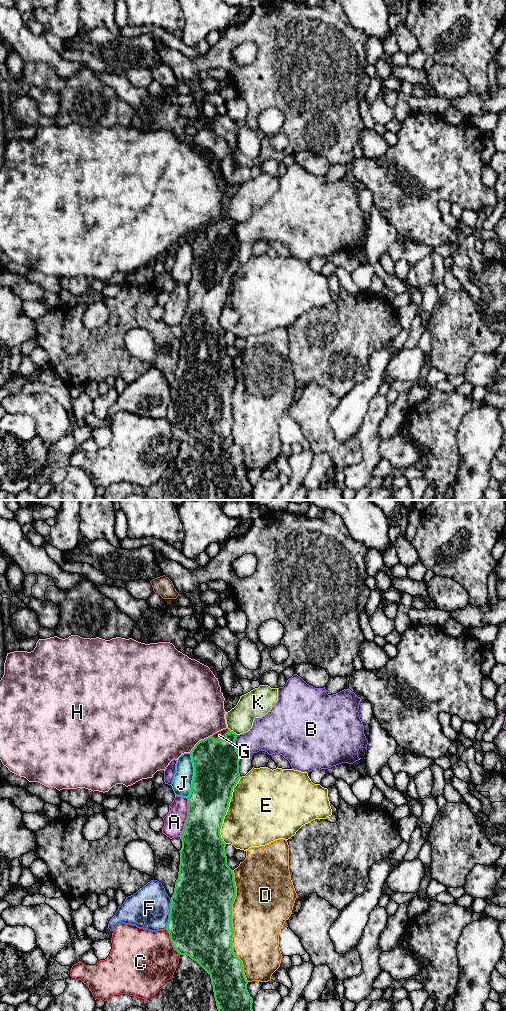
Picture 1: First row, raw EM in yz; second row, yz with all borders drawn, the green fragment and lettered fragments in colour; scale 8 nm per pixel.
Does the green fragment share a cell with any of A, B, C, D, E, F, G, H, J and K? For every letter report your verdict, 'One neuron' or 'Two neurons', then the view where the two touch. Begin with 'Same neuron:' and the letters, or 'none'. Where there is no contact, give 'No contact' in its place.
Same neuron: G
A: Two neurons. Touches green in yz
B: Two neurons. Touches green in yz
C: Two neurons. Touches green in yz
D: Two neurons. Touches green in yz
E: Two neurons. Touches green in yz
F: Two neurons. Touches green in yz
G: One neuron. Touches green in yz
H: Two neurons. Touches green in yz
J: Two neurons. Touches green in yz
K: Two neurons. Touches green in yz

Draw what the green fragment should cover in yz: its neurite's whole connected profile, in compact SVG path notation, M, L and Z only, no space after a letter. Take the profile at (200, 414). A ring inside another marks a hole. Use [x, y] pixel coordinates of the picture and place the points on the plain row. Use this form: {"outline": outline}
{"outline": "M223 217L199 229L190 240L194 264L187 285L188 305L179 324L182 336L178 367L166 413L174 437L196 449L210 463L218 500L253 500L253 486L247 478L243 452L232 436L232 392L236 374L233 358L227 353L226 331L220 323L233 276L241 266L240 242L235 233L237 224L230 217Z"}

